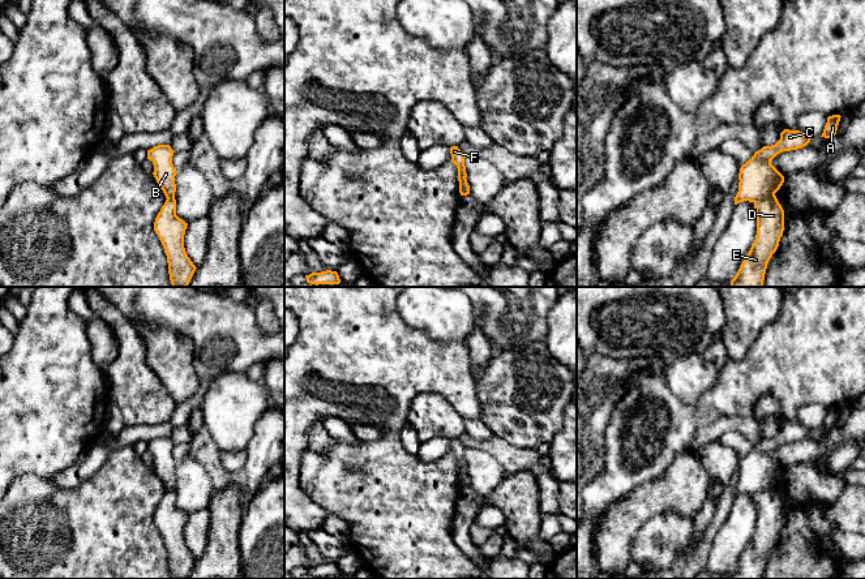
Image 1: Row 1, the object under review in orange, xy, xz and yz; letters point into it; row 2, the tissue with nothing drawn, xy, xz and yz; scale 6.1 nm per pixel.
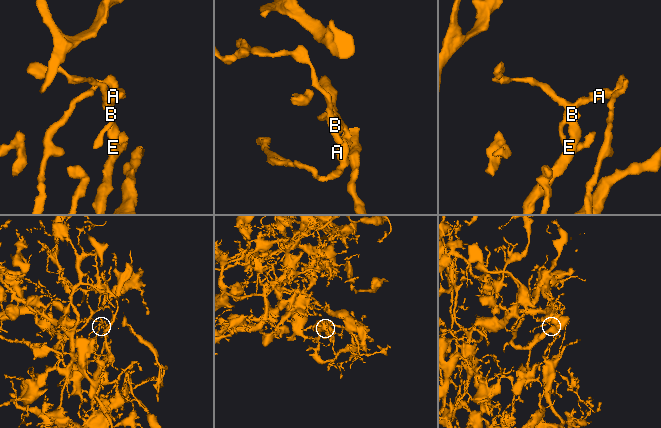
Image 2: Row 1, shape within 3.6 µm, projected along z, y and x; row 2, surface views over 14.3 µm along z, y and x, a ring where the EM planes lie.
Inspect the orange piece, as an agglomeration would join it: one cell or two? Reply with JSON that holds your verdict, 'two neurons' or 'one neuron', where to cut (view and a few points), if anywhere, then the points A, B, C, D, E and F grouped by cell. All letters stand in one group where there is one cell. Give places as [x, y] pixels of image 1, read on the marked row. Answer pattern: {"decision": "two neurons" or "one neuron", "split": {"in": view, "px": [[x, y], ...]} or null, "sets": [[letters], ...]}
{"decision": "two neurons", "split": {"in": "yz", "px": [[774, 193], [754, 202]]}, "sets": [["A", "B", "C", "F"], ["D", "E"]]}

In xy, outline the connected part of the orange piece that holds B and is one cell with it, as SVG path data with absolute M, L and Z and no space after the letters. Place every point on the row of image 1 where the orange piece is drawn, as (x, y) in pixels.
M158 145L147 150L147 159L154 164L154 177L166 198L174 198L176 192L176 170L172 164L174 150L170 145Z

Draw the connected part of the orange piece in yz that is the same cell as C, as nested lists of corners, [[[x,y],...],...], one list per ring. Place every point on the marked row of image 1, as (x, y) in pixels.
[[[784,129],[780,140],[771,146],[763,146],[741,166],[738,173],[738,192],[735,205],[749,201],[757,202],[775,194],[784,183],[784,176],[771,164],[771,160],[783,151],[797,150],[806,146],[812,137],[800,130]]]

